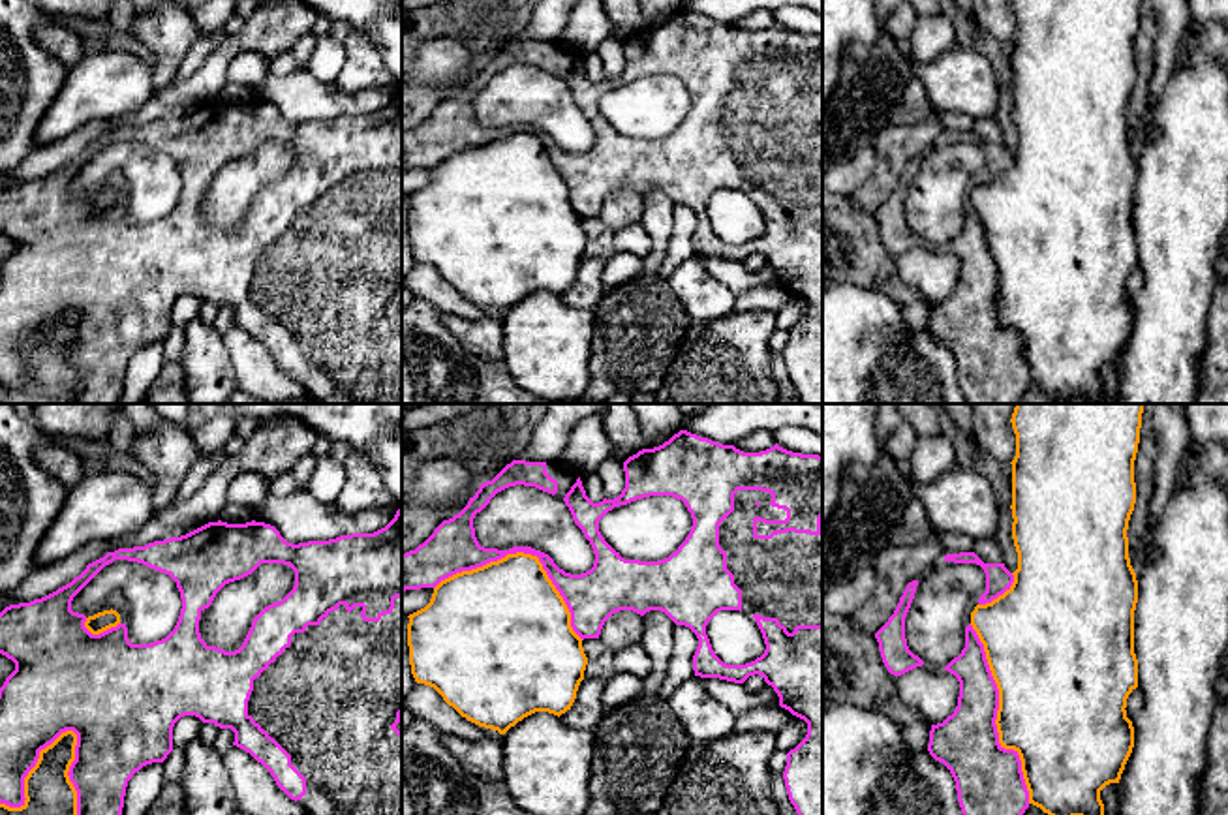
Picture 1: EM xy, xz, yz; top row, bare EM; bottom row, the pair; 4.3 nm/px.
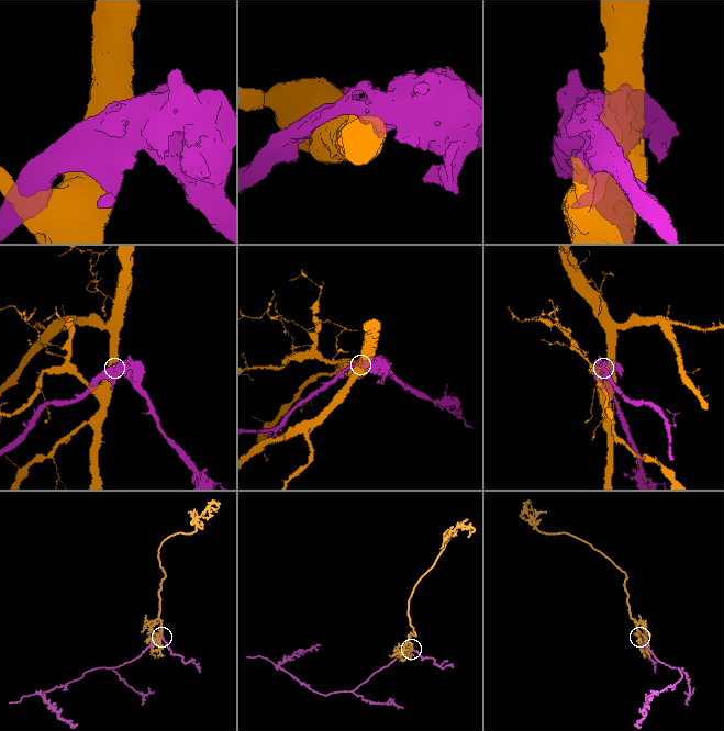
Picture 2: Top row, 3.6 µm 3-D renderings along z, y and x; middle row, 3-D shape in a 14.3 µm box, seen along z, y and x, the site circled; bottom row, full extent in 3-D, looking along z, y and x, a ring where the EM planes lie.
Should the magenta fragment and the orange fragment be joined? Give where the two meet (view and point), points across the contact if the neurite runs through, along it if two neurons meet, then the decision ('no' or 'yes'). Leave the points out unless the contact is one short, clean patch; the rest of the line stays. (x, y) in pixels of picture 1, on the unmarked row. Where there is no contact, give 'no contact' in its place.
contact xy (30, 348); no

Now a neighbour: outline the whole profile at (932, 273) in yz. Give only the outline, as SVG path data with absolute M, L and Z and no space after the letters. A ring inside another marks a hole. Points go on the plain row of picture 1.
M916 246L894 259L898 276L929 304L943 302L954 293L959 261L944 248Z

